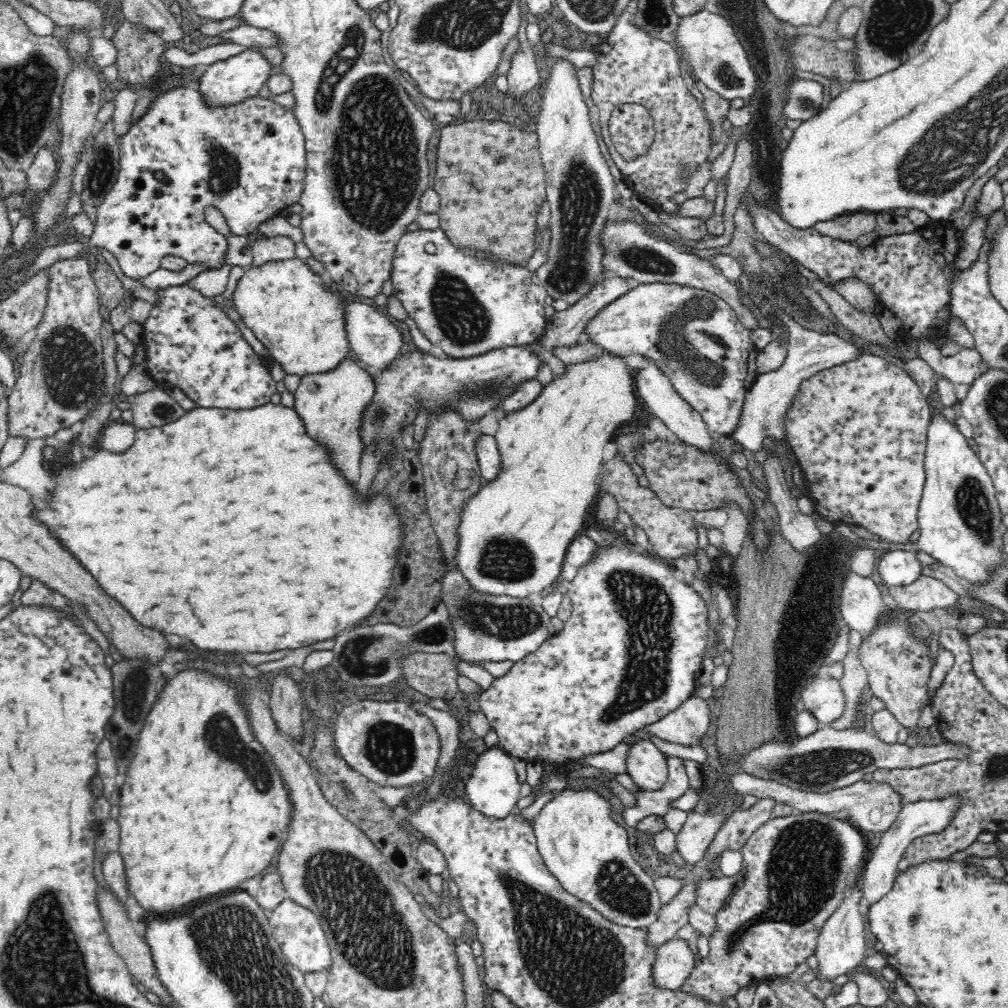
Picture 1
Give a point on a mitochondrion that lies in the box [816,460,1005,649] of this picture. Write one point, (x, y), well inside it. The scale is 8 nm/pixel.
(972, 504)

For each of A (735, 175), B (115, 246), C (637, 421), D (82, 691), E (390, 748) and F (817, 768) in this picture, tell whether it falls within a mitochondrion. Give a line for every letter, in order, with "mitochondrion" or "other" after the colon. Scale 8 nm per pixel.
A: other
B: other
C: other
D: other
E: mitochondrion
F: mitochondrion

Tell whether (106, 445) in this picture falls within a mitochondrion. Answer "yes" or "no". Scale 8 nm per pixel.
no

